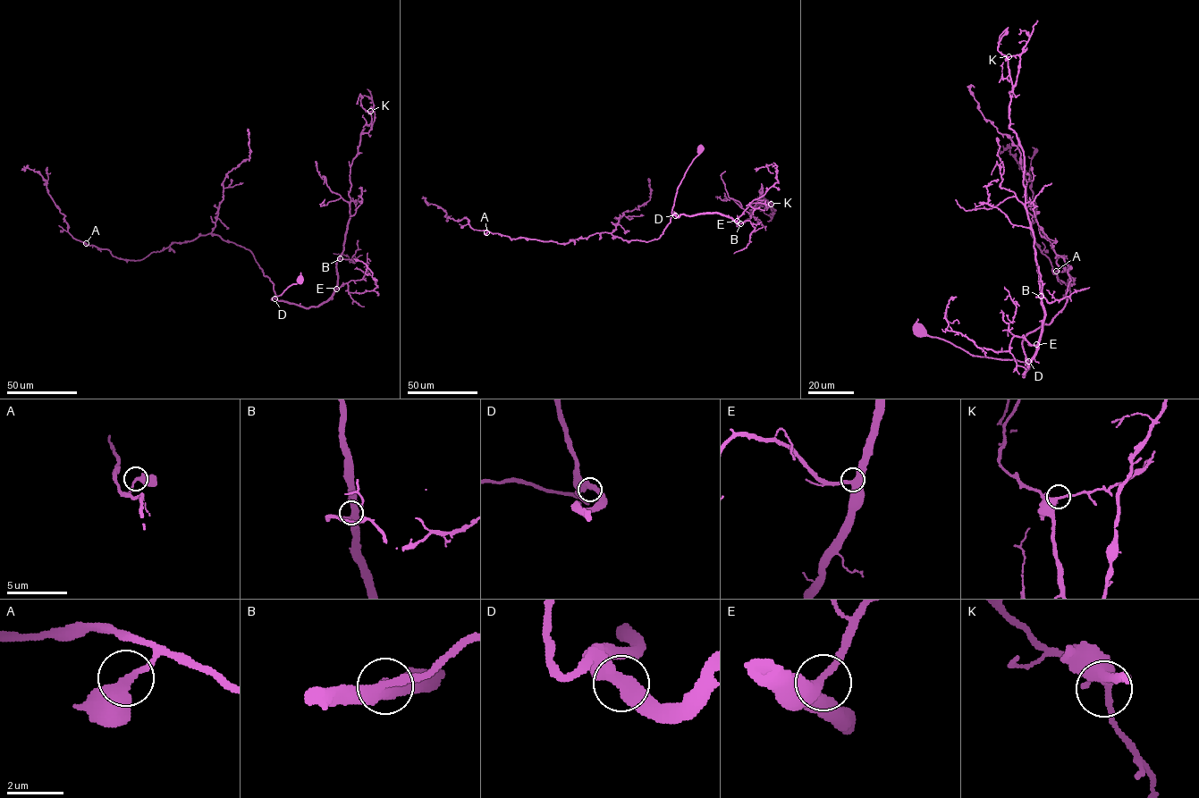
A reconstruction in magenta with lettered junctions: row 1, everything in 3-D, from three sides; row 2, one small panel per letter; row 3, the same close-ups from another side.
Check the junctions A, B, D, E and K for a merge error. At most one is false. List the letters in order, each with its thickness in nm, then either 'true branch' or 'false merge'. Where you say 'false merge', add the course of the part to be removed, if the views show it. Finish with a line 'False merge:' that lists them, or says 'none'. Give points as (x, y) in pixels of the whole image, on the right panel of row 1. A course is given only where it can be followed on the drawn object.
A: 360 nm thick; true branch
B: 440 nm thick; true branch
D: 500 nm thick; true branch
E: 400 nm thick; true branch
K: 440 nm thick; true branch
False merge: none

